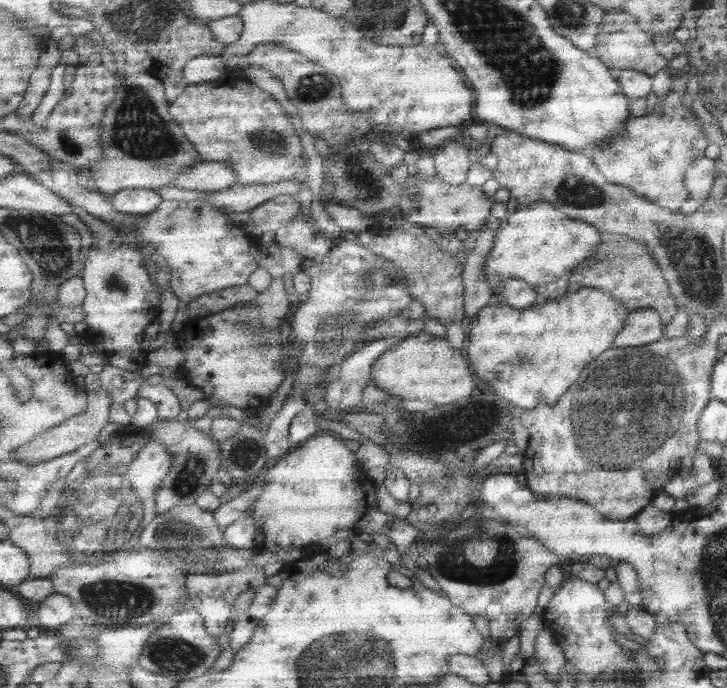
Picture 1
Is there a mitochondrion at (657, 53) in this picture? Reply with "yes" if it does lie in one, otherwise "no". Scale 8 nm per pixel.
no

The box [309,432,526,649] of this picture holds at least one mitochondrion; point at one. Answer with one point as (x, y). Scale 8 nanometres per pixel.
(503, 566)

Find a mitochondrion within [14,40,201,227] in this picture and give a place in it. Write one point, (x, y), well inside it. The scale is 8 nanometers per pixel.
(137, 130)

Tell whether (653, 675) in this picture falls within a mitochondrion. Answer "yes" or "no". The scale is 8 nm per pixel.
yes

